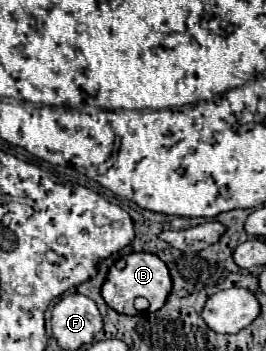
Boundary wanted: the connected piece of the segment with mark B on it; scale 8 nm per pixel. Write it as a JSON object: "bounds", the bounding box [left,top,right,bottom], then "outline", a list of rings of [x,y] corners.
{"bounds":[101,252,173,316],"outline":[[[133,252],[133,254],[129,254],[129,256],[125,256],[119,264],[113,264],[113,266],[111,266],[111,270],[109,270],[109,274],[107,274],[107,280],[105,280],[105,284],[103,284],[101,294],[103,294],[105,302],[107,302],[113,310],[117,310],[119,314],[135,316],[137,310],[135,310],[133,302],[135,302],[137,296],[145,296],[145,298],[149,300],[149,304],[151,304],[149,310],[151,310],[151,312],[157,312],[157,310],[165,304],[165,300],[167,300],[167,296],[169,296],[169,292],[171,292],[171,284],[173,284],[173,282],[171,282],[171,276],[169,276],[169,270],[167,270],[165,262],[161,262],[155,254]]]}

